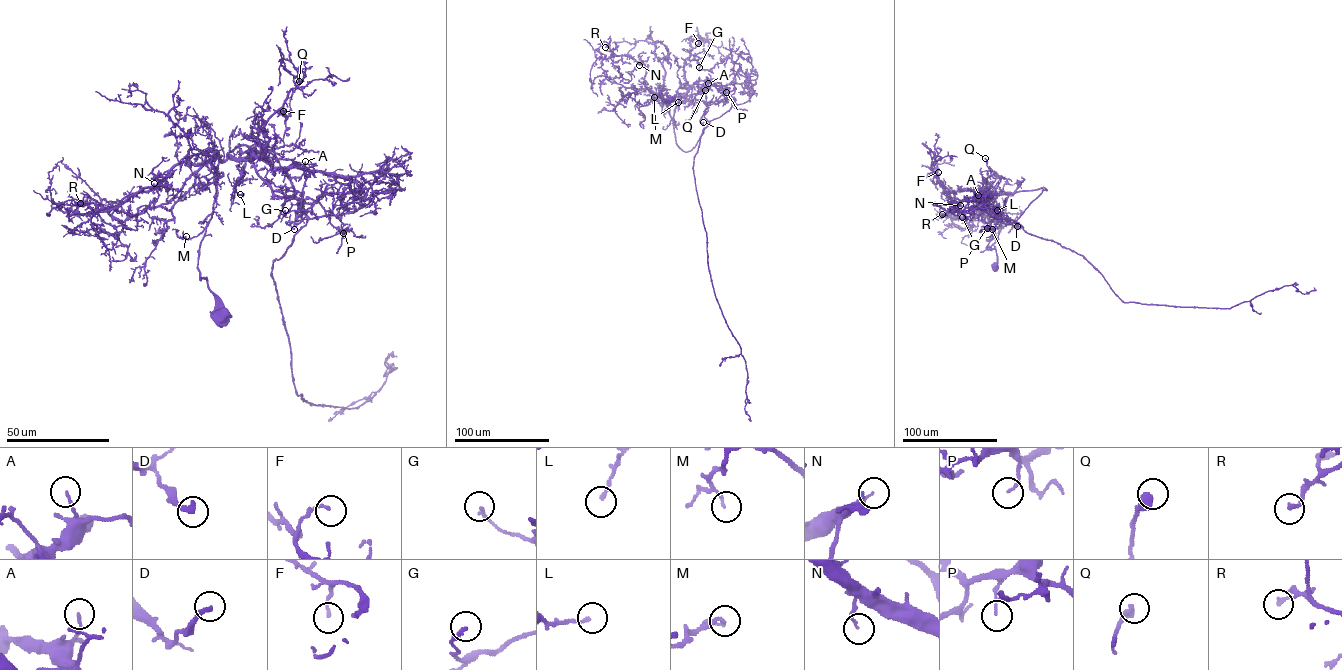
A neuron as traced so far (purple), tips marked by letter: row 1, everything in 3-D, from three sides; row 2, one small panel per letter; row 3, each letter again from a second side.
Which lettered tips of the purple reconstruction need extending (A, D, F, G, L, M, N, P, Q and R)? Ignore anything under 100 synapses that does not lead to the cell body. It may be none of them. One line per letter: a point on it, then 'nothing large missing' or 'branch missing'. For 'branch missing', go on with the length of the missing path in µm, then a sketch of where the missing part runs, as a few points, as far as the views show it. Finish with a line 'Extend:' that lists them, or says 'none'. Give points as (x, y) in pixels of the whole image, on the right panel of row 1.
A: place (978, 195); nothing large missing
D: place (1017, 226); nothing large missing
F: place (938, 172); nothing large missing
G: place (962, 217); nothing large missing
L: place (997, 210); nothing large missing
M: place (992, 229); nothing large missing
N: place (960, 205); nothing large missing
P: place (987, 228); nothing large missing
Q: place (985, 158); nothing large missing
R: place (942, 214); nothing large missing
Extend: none

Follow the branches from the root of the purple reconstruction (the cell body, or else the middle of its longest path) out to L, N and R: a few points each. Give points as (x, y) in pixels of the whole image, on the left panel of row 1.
L: (223, 315), (197, 261), (218, 164), (229, 157), (245, 163), (240, 194)
N: (223, 315), (197, 268), (218, 158), (175, 165), (168, 188), (154, 183)
R: (223, 315), (197, 268), (218, 158), (181, 162), (168, 174), (168, 188), (142, 187), (115, 207), (80, 203)

